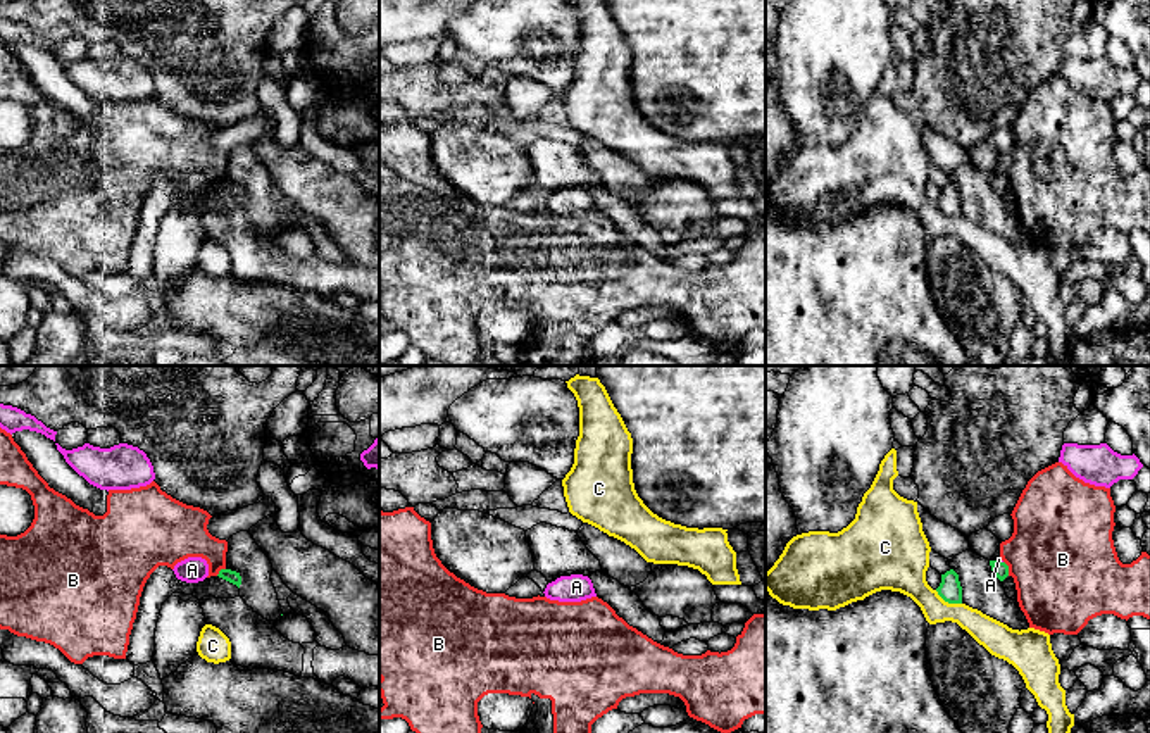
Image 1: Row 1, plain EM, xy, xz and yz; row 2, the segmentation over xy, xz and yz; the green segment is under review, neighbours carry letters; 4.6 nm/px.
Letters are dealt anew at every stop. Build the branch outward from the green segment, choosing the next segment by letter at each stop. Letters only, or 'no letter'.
no letter

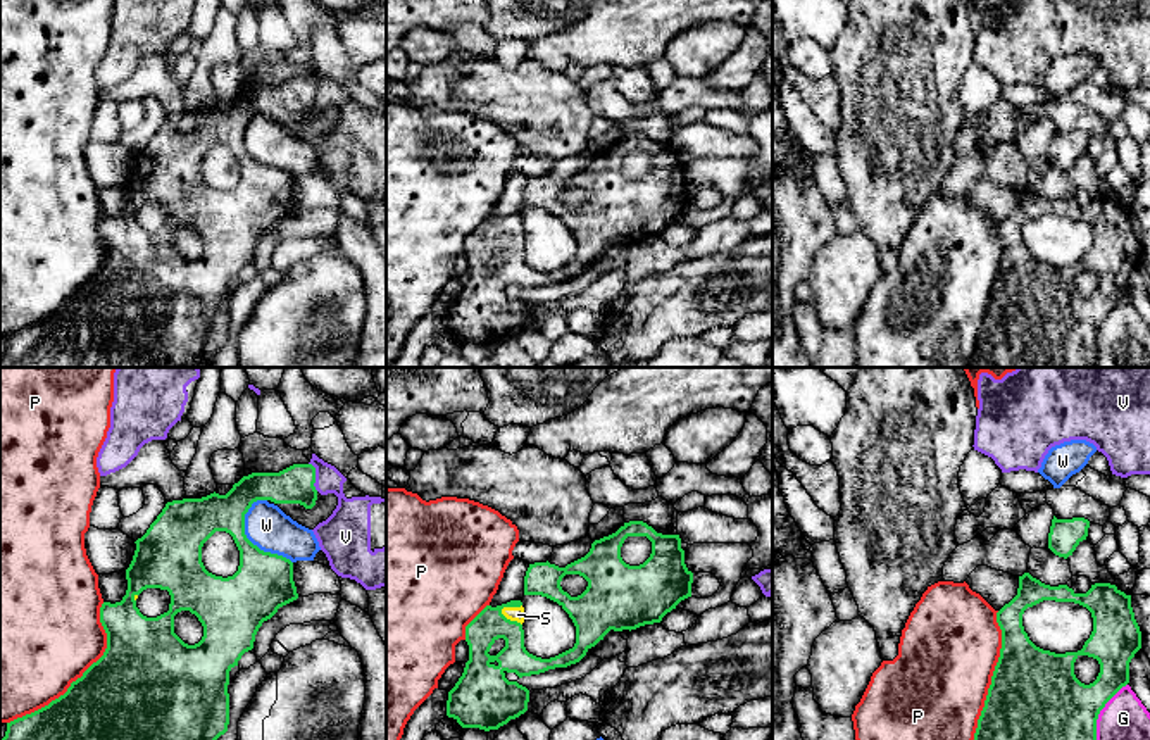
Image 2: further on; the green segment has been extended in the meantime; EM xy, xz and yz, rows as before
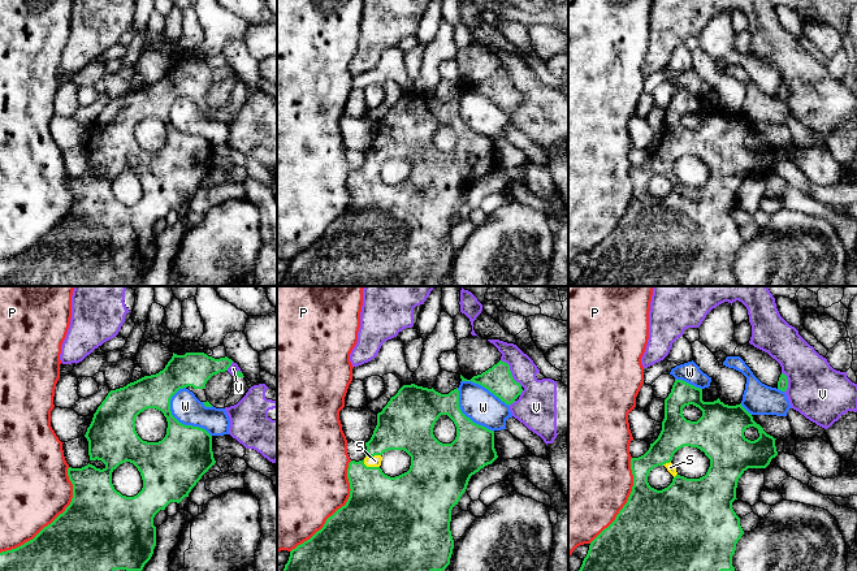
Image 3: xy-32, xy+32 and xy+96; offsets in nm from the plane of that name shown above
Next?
S

